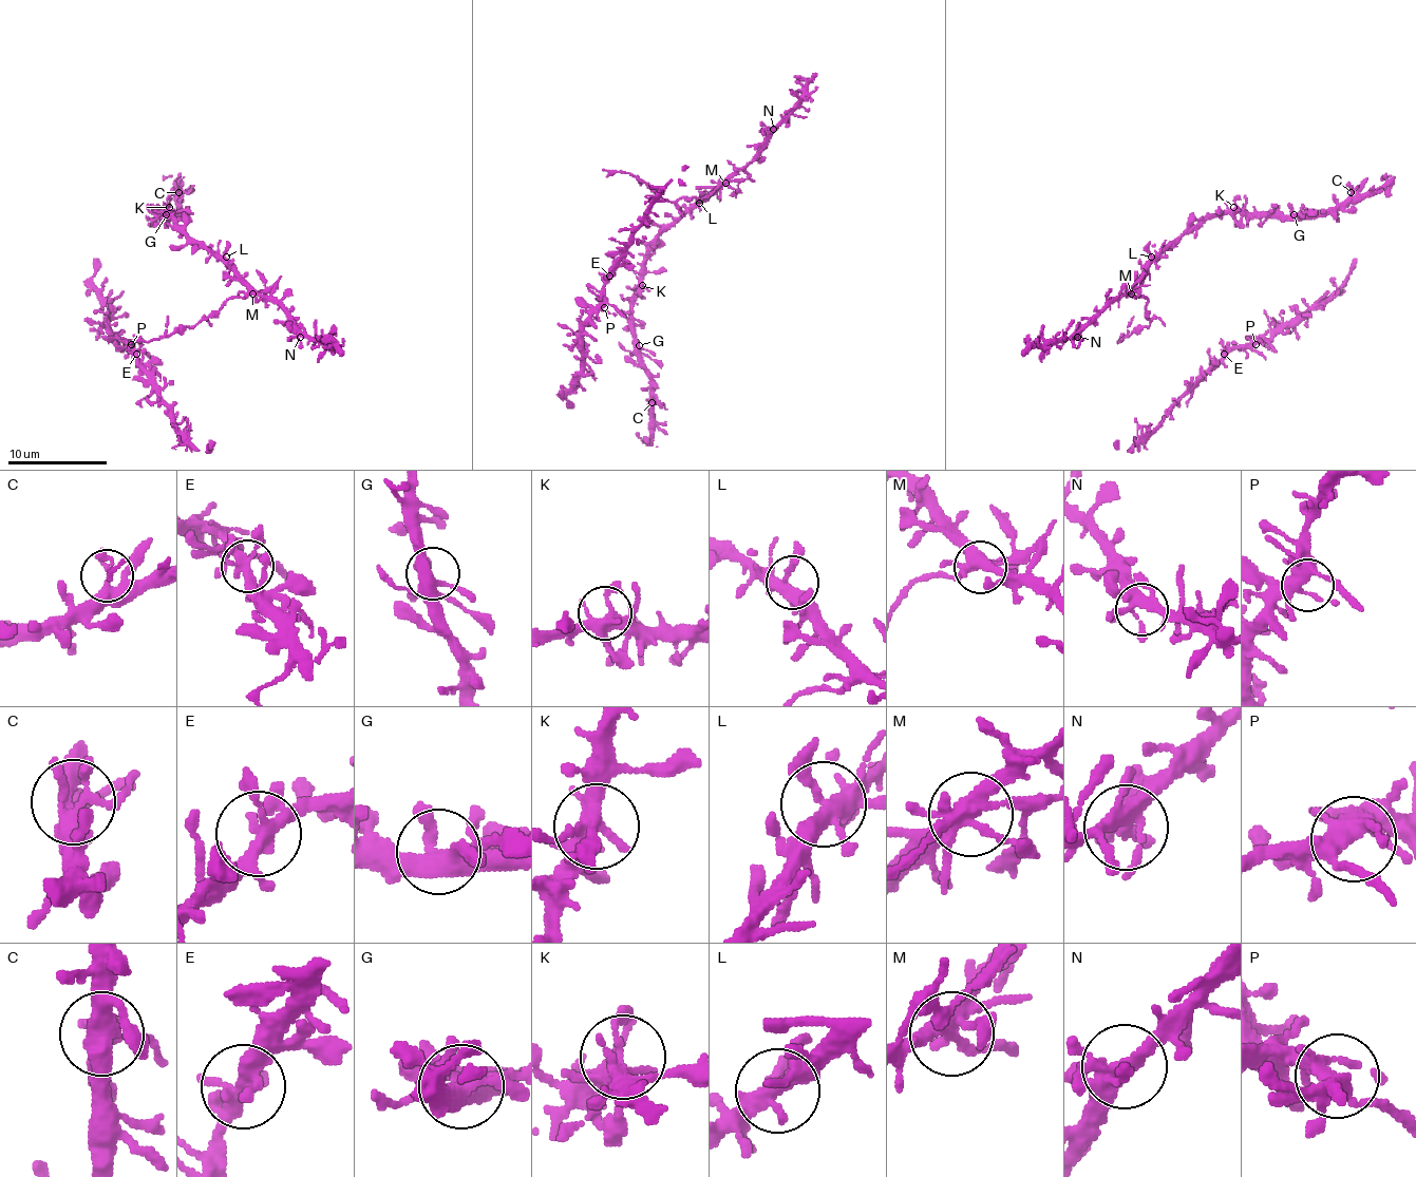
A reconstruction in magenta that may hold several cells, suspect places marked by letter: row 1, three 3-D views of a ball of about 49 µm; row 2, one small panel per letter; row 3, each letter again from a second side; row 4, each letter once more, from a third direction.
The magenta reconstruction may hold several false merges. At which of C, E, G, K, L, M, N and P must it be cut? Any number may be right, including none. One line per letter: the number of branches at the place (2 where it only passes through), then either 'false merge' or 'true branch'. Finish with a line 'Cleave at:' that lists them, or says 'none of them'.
C: 5 | true branch
E: 5 | true branch
G: 6 | true branch
K: 8 | true branch
L: 4 | true branch
M: 7 | false merge
N: 6 | true branch
P: 6 | true branch
Cleave at: M

